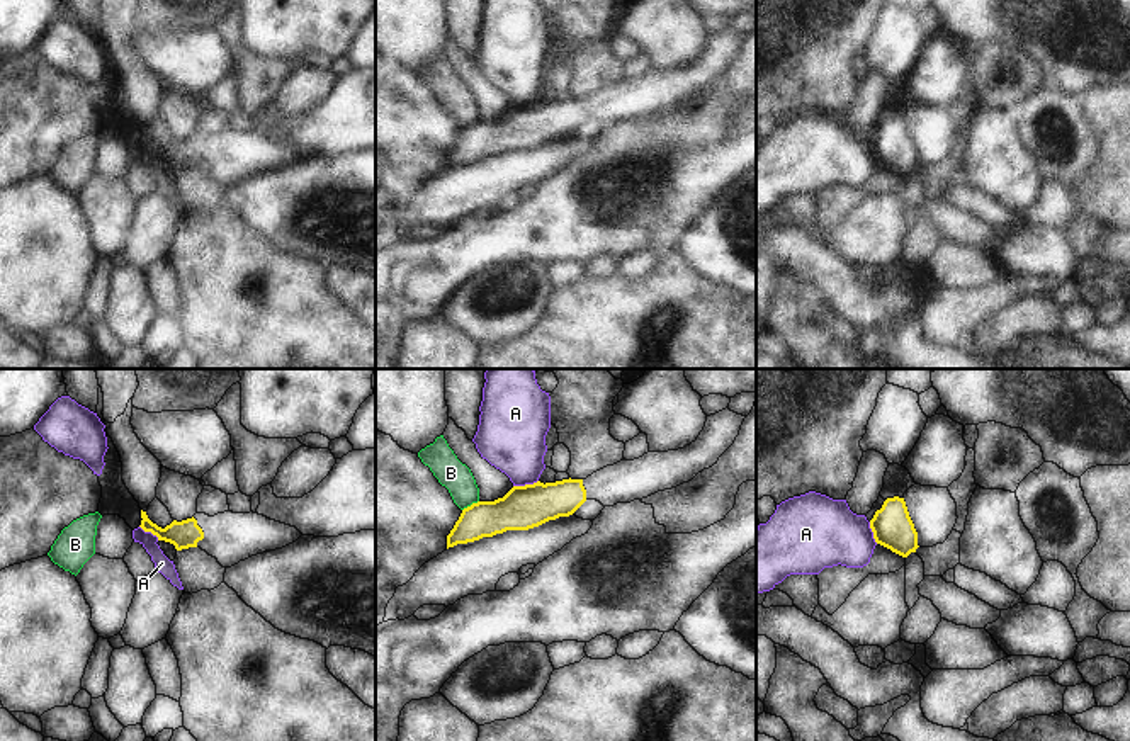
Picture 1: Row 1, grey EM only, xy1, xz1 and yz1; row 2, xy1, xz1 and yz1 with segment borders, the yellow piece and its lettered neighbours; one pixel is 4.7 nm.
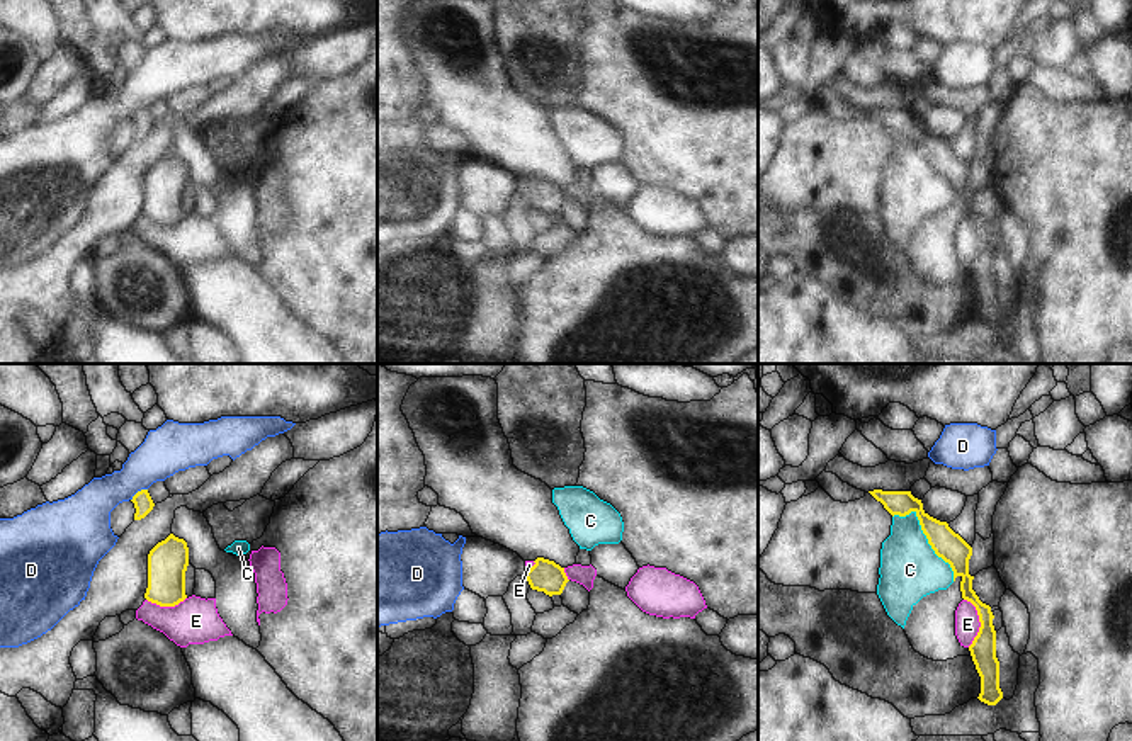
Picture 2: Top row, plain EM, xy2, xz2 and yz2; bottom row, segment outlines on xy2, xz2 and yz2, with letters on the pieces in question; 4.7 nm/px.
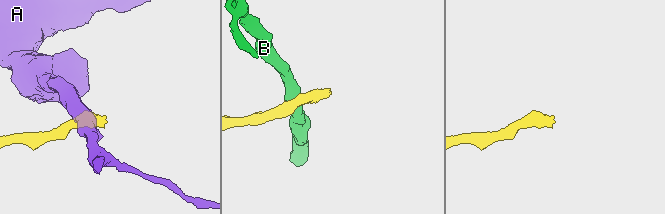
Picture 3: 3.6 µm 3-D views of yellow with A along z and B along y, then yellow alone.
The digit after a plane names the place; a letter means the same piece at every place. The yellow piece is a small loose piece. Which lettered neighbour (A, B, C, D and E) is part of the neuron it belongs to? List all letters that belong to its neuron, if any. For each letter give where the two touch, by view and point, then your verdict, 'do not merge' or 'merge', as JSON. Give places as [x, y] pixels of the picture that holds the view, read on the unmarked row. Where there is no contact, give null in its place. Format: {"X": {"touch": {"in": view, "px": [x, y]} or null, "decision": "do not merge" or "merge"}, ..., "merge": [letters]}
{"A": {"touch": {"in": "xz1", "px": [525, 104]}, "decision": "do not merge"}, "B": {"touch": {"in": "xz1", "px": [471, 124]}, "decision": "do not merge"}, "C": {"touch": {"in": "yz2", "px": [927, 157]}, "decision": "do not merge"}, "D": {"touch": {"in": "xy2", "px": [138, 111]}, "decision": "do not merge"}, "E": {"touch": {"in": "yz2", "px": [979, 240]}, "decision": "do not merge"}, "merge": []}

